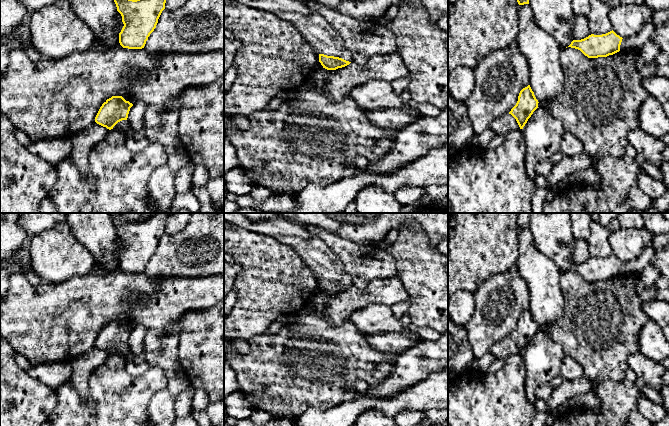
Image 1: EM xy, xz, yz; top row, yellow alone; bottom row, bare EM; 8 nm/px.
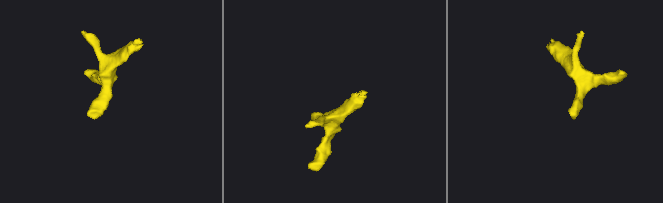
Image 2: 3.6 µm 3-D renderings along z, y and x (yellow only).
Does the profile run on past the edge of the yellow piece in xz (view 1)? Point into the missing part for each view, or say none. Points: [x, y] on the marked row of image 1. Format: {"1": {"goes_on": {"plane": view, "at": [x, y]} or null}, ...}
{"1": {"goes_on": {"plane": "xz", "at": [314, 27]}}}

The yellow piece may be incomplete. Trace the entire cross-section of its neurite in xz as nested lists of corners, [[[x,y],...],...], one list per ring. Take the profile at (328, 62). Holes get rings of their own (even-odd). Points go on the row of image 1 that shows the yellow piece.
[[[235,0],[250,8],[271,12],[292,23],[319,54],[327,70],[336,70],[352,62],[342,37],[320,14],[312,12],[303,0]]]

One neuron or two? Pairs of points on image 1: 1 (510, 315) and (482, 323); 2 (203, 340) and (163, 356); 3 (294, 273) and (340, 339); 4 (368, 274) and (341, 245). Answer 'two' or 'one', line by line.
1: one
2: two
3: two
4: one

